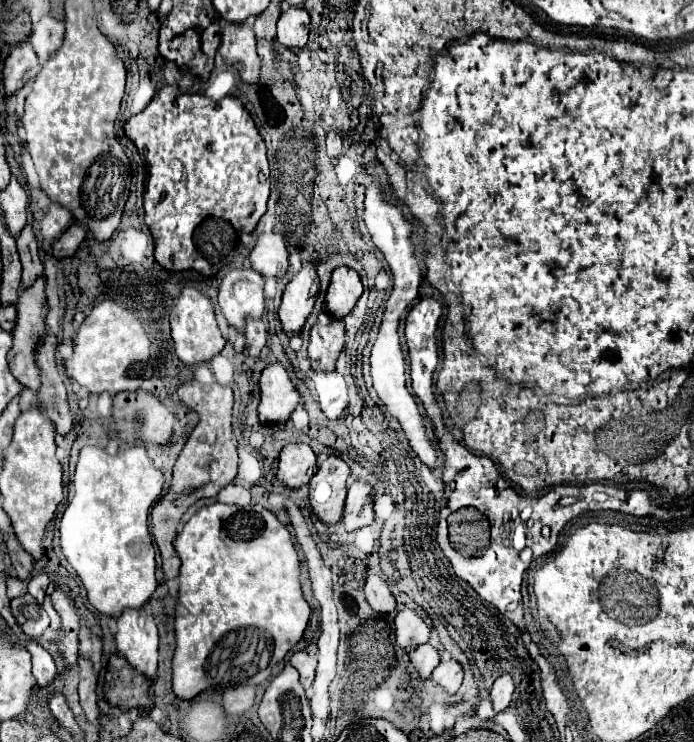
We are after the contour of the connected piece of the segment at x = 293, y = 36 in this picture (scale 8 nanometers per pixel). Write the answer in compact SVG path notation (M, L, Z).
M290 7L278 19L278 41L284 47L304 47L308 41L310 15L302 7Z

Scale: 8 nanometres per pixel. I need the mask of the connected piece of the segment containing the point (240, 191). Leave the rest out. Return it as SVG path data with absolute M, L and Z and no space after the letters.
M164 85L142 113L128 119L124 131L136 145L146 170L143 207L146 225L156 245L156 261L168 271L192 269L204 277L214 277L228 253L236 247L240 233L252 233L256 229L260 217L266 213L270 195L266 147L250 113L234 97L212 101L204 95L178 93L176 87Z

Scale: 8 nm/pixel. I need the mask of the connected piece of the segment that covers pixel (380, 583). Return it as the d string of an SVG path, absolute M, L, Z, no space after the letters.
M372 575L366 579L366 587L364 587L364 595L366 595L366 601L368 605L376 611L376 613L392 613L396 609L396 601L388 589L388 583L378 577L378 575Z

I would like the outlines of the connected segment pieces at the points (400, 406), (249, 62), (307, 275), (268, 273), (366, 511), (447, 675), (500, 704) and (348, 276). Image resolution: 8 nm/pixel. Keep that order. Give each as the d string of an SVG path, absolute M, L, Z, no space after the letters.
M378 333L376 343L372 347L372 357L370 357L370 373L372 373L372 383L374 389L378 393L378 397L382 399L382 403L386 405L386 409L390 411L392 417L398 419L406 439L413 451L420 457L425 465L436 467L436 451L432 447L432 443L426 437L426 427L422 421L422 415L418 411L418 405L414 401L414 397L408 393L406 389L406 377L404 377L404 355L400 349L400 341L398 341L398 333Z
M226 23L222 27L222 45L218 53L226 65L238 71L244 83L258 83L260 57L256 53L256 37L250 25Z
M304 265L302 271L286 285L278 317L282 323L282 331L288 337L300 335L308 315L312 313L314 297L318 295L316 277L316 265Z
M262 233L250 253L250 263L262 277L282 279L288 271L288 251L284 239L278 233Z
M354 481L348 489L342 523L344 527L348 527L348 531L354 531L356 527L370 525L372 521L372 485L368 485L366 481Z
M448 659L448 661L442 661L442 663L434 669L434 673L432 673L430 679L432 679L436 685L444 687L448 695L454 695L454 693L460 689L460 685L462 685L462 677L464 677L464 673L462 673L460 663L454 661L454 659Z
M502 675L494 681L494 685L490 687L490 699L492 699L492 707L496 713L504 711L510 705L512 693L514 693L514 677L512 675Z
M338 267L332 273L332 281L326 293L326 311L336 319L344 319L352 311L360 295L362 283L358 273L348 267Z

